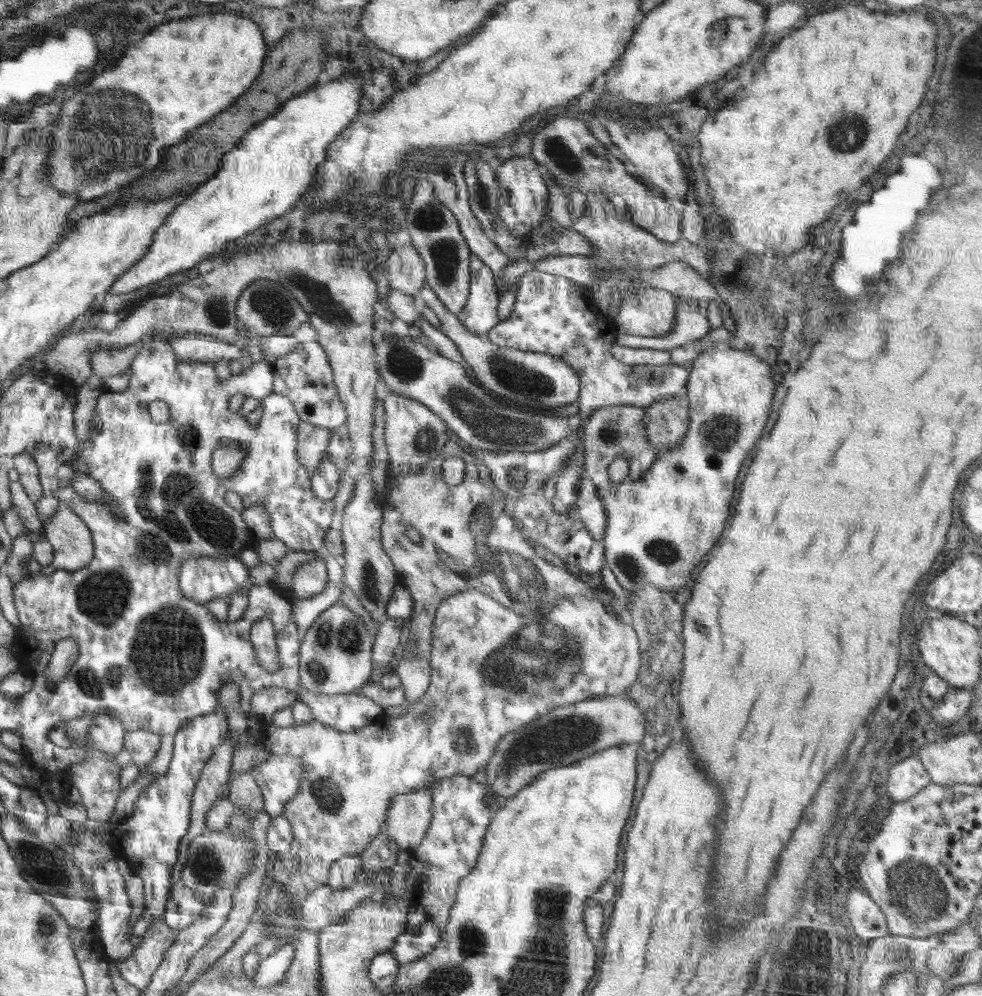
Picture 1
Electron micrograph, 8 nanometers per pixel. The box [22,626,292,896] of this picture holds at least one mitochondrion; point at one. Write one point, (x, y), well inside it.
(207, 867)

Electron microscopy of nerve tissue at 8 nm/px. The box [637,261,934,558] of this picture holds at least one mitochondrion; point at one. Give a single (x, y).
(723, 431)

